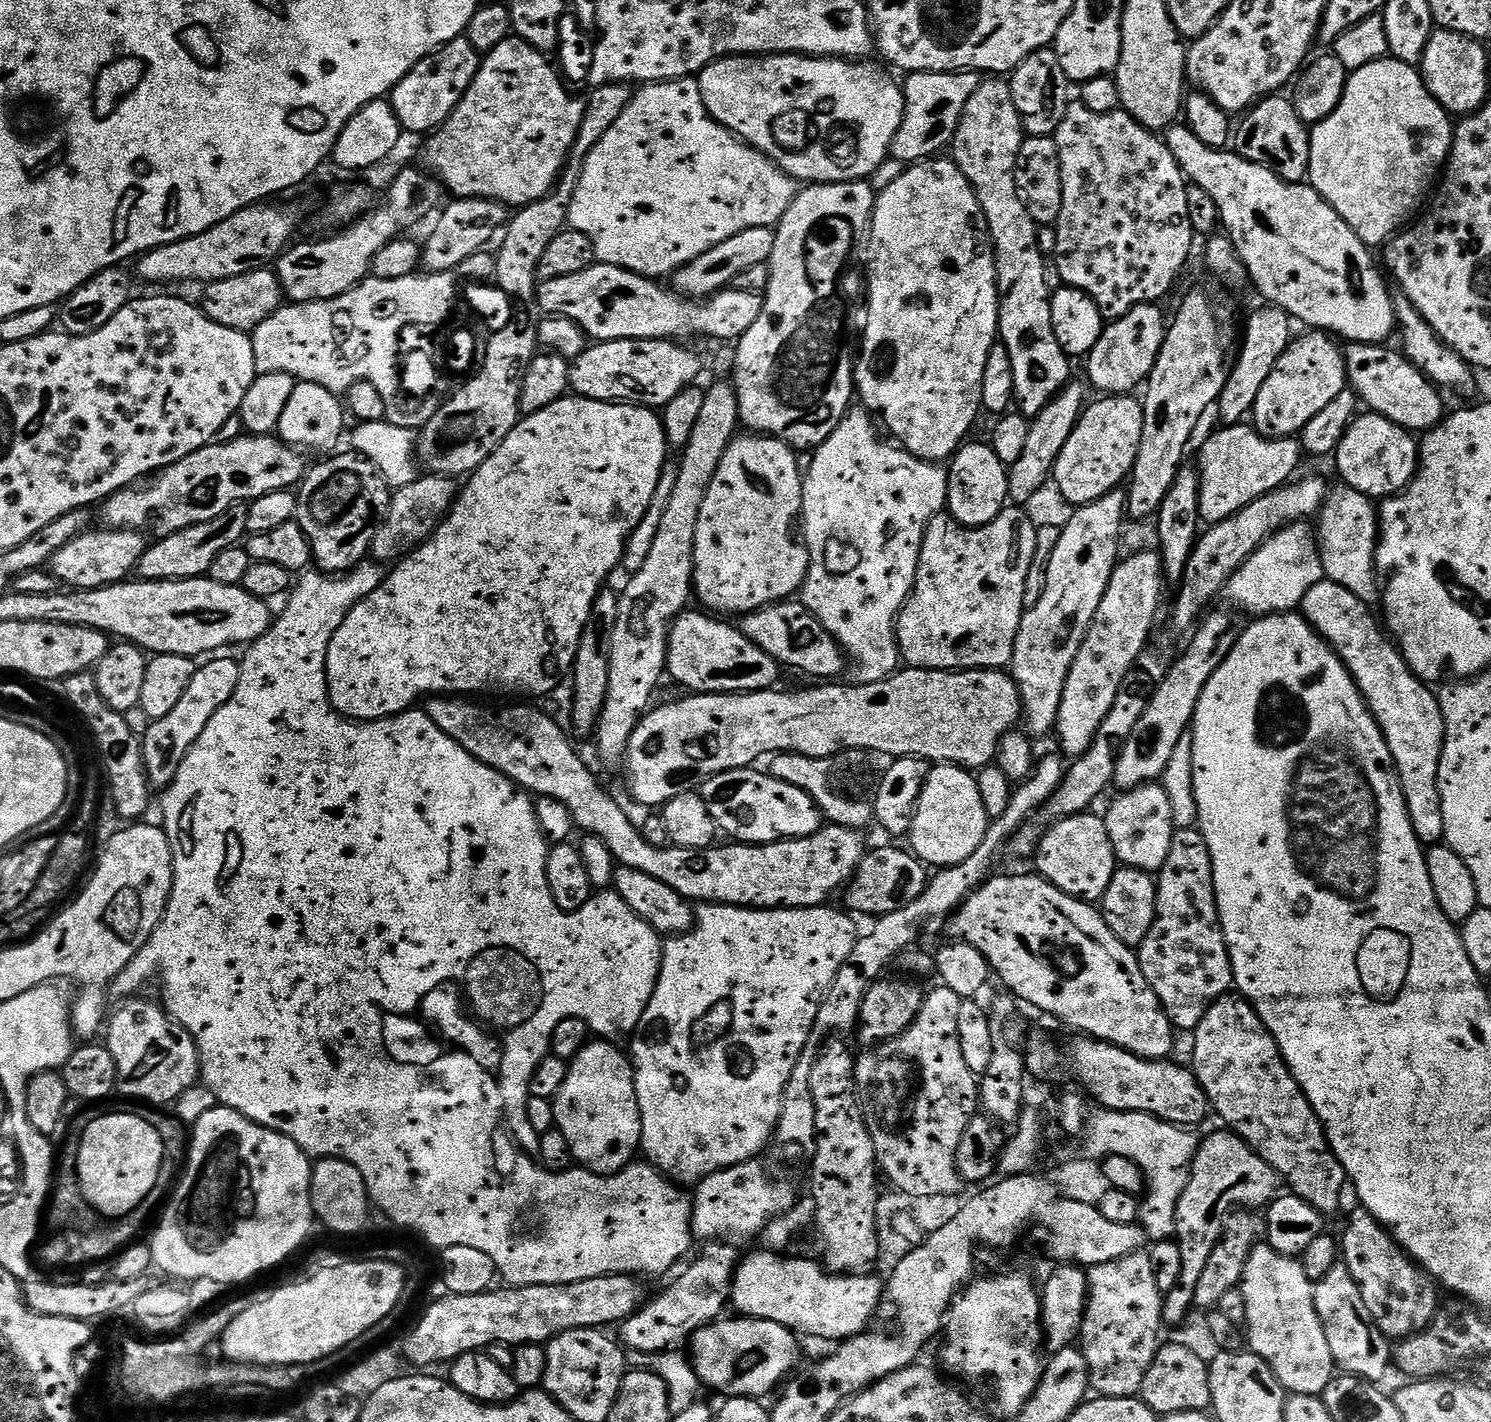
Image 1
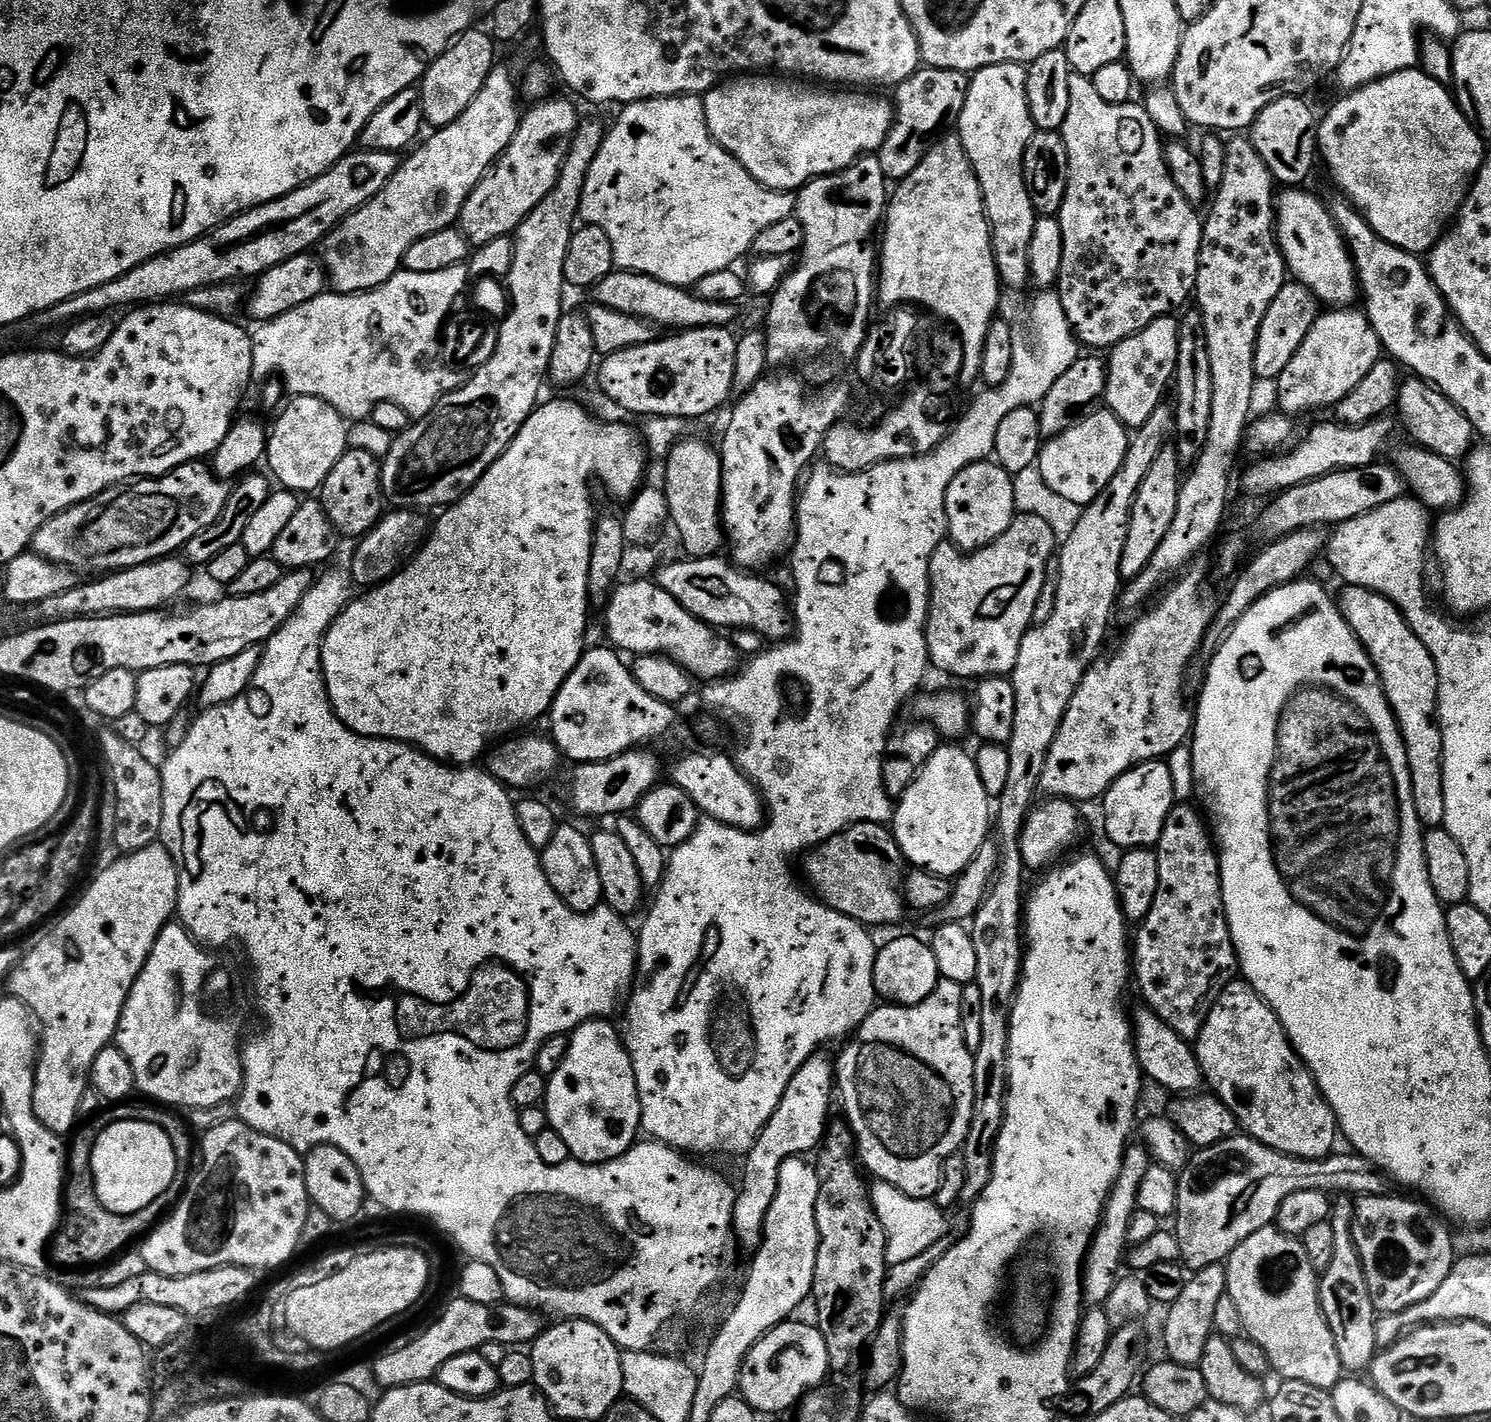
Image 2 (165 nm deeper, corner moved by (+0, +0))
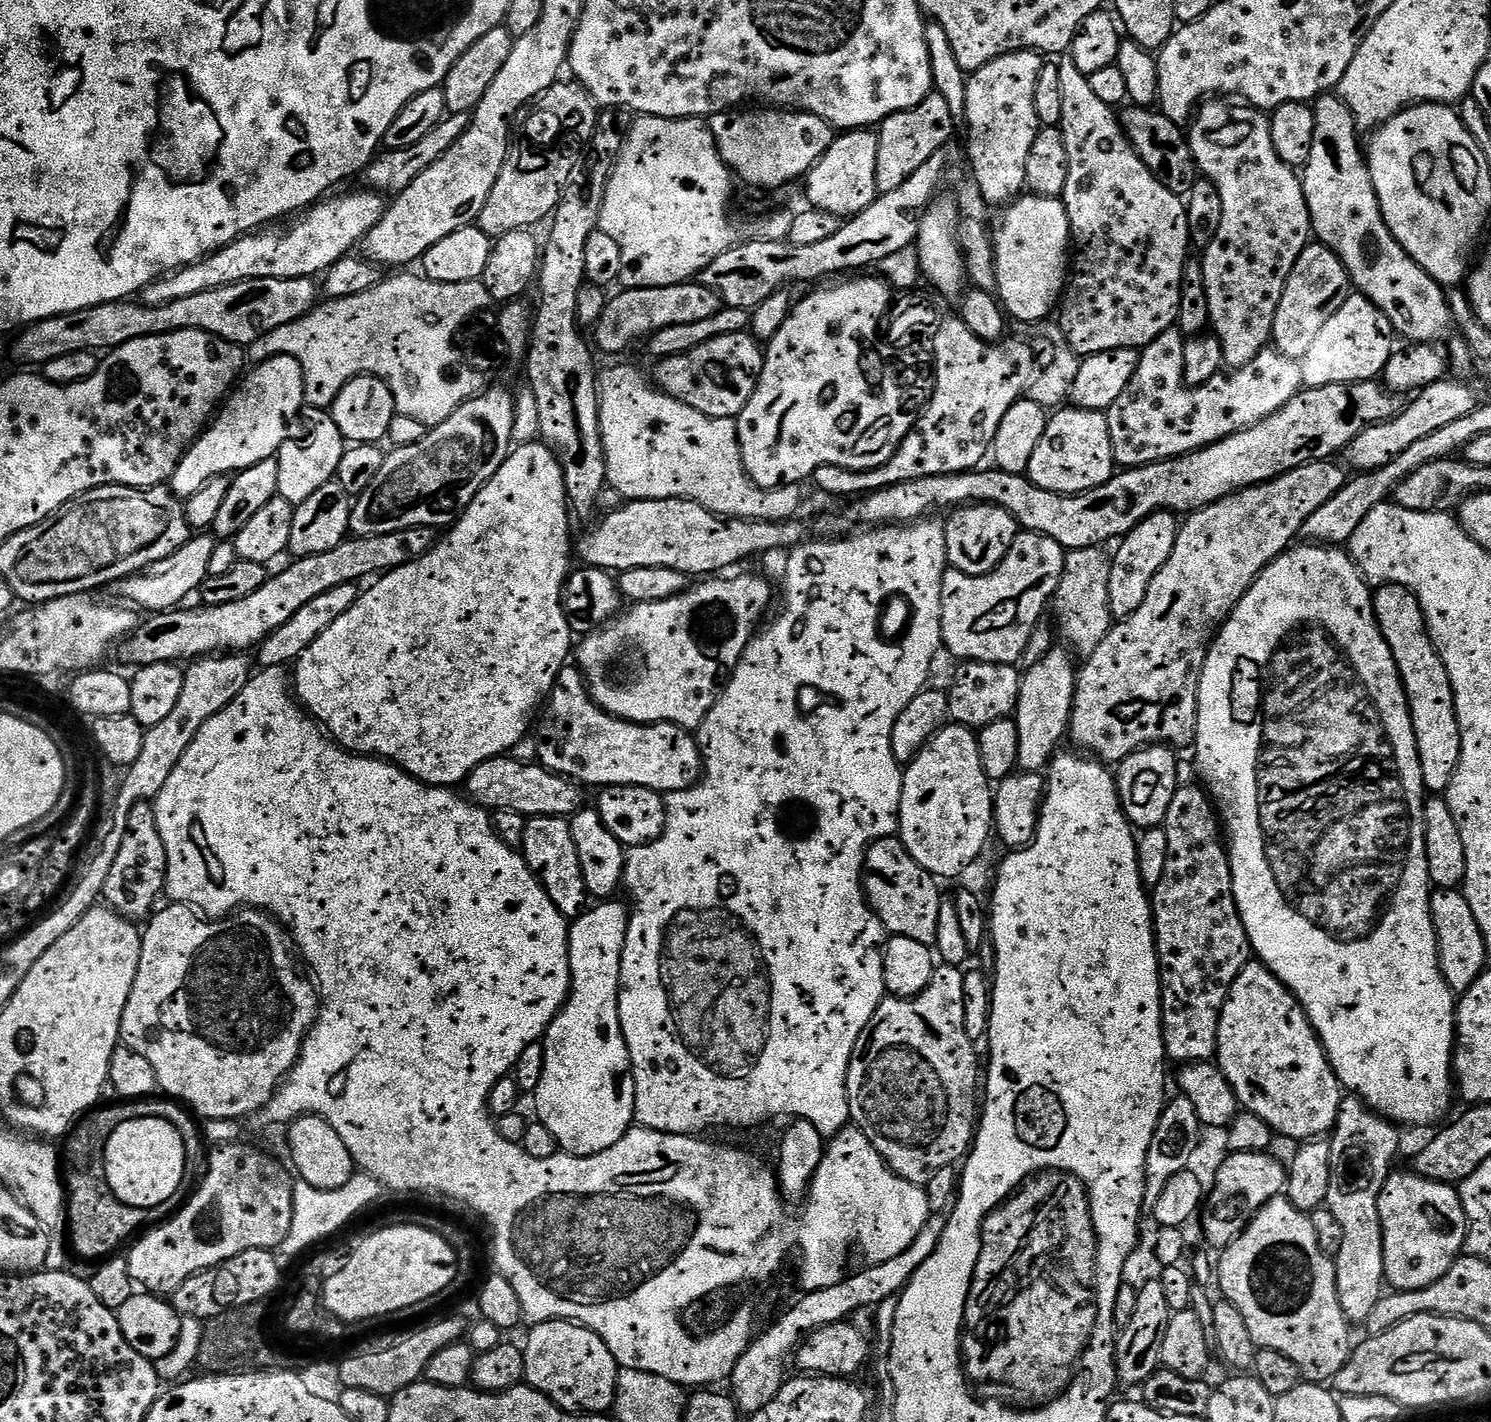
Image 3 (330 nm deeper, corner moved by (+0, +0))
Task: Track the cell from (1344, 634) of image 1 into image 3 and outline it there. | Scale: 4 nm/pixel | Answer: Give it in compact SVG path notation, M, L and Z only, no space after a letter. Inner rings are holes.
M1401 584L1377 587L1372 604L1376 608L1376 620L1380 623L1384 641L1390 646L1400 671L1404 692L1408 695L1425 789L1432 794L1447 793L1460 757L1460 727L1446 666L1428 637L1418 598L1409 588L1403 588Z

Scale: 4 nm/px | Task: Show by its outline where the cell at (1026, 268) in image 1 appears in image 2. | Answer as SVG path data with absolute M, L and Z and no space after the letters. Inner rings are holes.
M995 64L980 69L969 79L966 102L962 106L958 121L960 141L970 158L972 169L976 171L984 195L984 213L987 214L988 224L992 227L992 249L996 251L996 268L1000 271L1001 281L1012 288L1022 287L1030 276L1028 251L1038 219L1024 181L1026 146L1038 131L1028 109L1027 81L1028 70L1023 64Z

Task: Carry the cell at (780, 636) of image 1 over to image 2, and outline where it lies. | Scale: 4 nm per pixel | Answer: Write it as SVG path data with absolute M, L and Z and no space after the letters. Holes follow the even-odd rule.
M719 555L702 557L700 559L687 559L673 564L665 564L655 573L655 583L660 588L673 596L677 603L686 609L692 616L696 616L702 623L717 630L724 628L749 628L760 636L765 636L768 642L784 642L794 632L794 612L784 601L784 596L768 580L763 580L763 575L749 574L747 571L736 567L735 563L727 559L720 560Z

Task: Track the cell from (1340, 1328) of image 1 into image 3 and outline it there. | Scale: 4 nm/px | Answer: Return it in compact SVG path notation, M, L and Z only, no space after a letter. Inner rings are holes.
M1348 1094L1341 1099L1336 1127L1330 1133L1330 1190L1327 1207L1342 1226L1342 1250L1334 1258L1336 1265L1336 1293L1342 1306L1342 1314L1349 1325L1363 1325L1370 1318L1370 1310L1379 1302L1386 1288L1384 1279L1384 1243L1382 1226L1378 1218L1376 1200L1382 1194L1382 1186L1393 1171L1396 1151L1400 1148L1401 1129L1397 1125L1373 1114L1357 1097Z

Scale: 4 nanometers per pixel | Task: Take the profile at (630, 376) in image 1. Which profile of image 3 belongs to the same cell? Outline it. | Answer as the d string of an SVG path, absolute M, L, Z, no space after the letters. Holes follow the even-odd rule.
M747 331L714 338L686 354L665 356L659 361L654 383L661 392L707 416L735 418L750 402L760 381L766 359L761 341Z

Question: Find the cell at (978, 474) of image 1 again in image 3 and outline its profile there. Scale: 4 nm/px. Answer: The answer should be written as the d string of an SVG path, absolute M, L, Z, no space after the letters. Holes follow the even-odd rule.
M969 504L957 508L944 524L946 534L946 550L948 564L957 572L965 572L971 576L985 576L993 572L1006 558L1010 546L1018 531L1016 519L1006 510L995 508L993 504Z

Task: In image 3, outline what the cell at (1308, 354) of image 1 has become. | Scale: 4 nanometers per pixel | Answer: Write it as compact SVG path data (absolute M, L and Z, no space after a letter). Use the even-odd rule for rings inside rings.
M1350 294L1346 302L1318 330L1310 350L1299 357L1304 388L1331 384L1359 384L1361 380L1375 381L1381 375L1394 351L1392 324L1365 296Z

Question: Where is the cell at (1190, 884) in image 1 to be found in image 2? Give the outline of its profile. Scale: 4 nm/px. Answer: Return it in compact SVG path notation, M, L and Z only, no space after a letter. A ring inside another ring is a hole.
M1183 802L1170 810L1166 826L1162 826L1162 838L1154 846L1158 862L1158 894L1154 894L1150 914L1139 925L1140 933L1134 936L1134 980L1140 983L1143 1003L1189 1042L1200 1035L1214 1002L1218 1002L1222 990L1226 990L1226 986L1238 976L1236 947L1232 945L1232 935L1224 913L1220 857L1214 847L1209 825L1201 816Z

